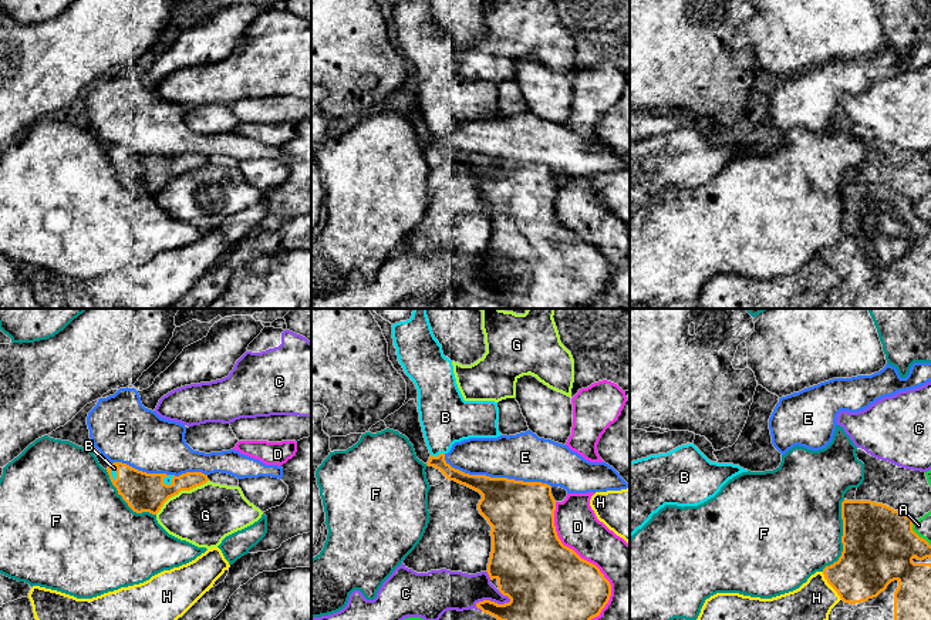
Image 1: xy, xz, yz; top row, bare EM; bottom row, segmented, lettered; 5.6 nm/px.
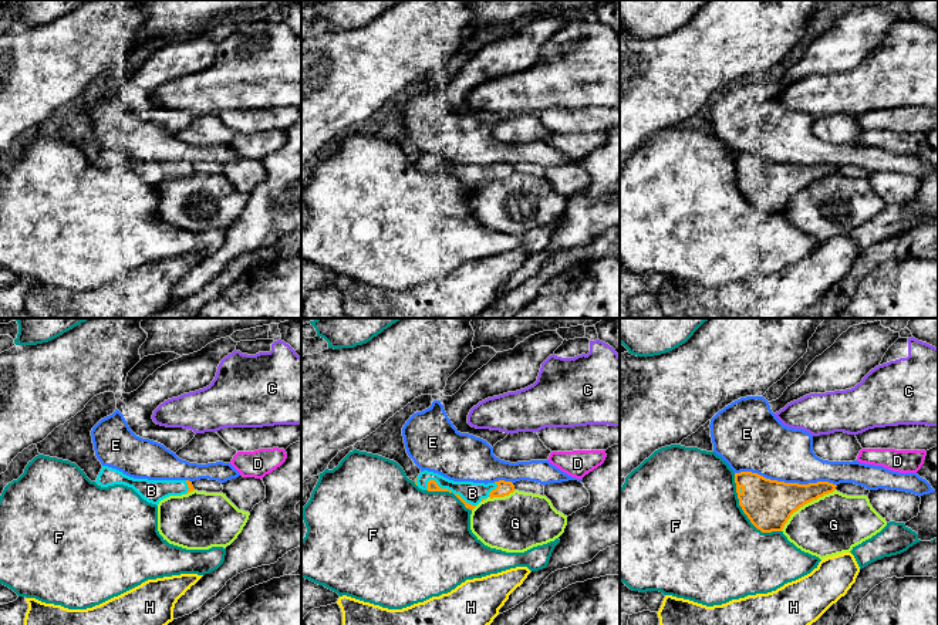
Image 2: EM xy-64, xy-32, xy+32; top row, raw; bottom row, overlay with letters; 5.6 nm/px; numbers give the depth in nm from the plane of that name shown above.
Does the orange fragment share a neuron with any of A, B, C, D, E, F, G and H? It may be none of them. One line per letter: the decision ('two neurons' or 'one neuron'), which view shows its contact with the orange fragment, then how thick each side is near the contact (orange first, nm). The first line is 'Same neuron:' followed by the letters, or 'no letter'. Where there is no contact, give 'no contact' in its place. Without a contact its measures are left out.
Same neuron: B
A: two neurons | yz | 420/100 nm
B: one neuron | xz | 80/300 nm
C: two neurons | xz | 340/220 nm
D: two neurons | xz | 440/280 nm
E: two neurons | xz | 360/280 nm
F: two neurons | yz | 420/480 nm
G: two neurons | xy | 220/340 nm
H: two neurons | yz | 320/220 nm

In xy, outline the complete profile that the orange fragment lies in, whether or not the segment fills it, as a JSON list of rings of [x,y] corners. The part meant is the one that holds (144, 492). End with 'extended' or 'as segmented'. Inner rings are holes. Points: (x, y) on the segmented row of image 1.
[[[122,462],[111,464],[107,472],[118,495],[134,512],[152,515],[156,515],[163,503],[181,491],[190,491],[209,481],[202,472],[186,472],[179,476],[146,474]]]; extended

